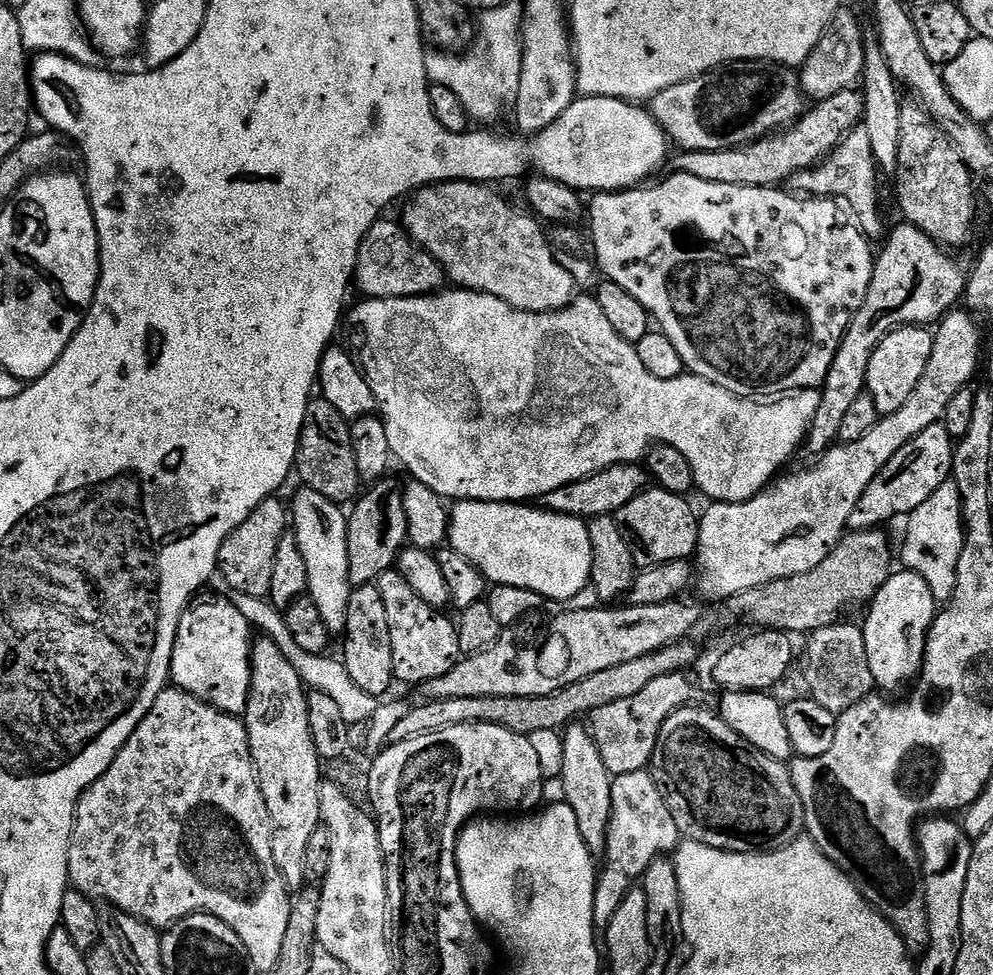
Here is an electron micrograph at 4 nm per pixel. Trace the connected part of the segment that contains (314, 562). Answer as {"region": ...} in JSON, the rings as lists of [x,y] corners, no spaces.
{"region":[[[301,487],[299,491],[300,493],[290,500],[290,528],[298,542],[298,550],[302,550],[302,558],[306,561],[307,595],[312,597],[314,606],[318,606],[318,611],[322,614],[322,622],[326,622],[326,626],[333,634],[340,634],[346,626],[346,606],[350,602],[350,594],[354,587],[350,582],[350,558],[346,550],[348,518],[341,505],[318,494],[318,490]]]}

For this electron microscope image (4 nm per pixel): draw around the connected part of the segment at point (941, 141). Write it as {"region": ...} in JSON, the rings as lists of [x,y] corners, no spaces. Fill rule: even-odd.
{"region":[[[919,102],[901,103],[902,119],[896,179],[896,200],[907,223],[922,230],[935,244],[956,250],[968,240],[976,220],[976,200],[972,197],[972,171],[966,166],[954,142]]]}

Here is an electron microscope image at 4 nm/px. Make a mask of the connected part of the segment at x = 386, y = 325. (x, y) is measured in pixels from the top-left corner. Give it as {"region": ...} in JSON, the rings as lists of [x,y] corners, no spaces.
{"region":[[[441,290],[432,293],[431,296],[411,296],[410,298],[382,298],[381,300],[361,299],[360,305],[352,312],[352,324],[356,328],[364,331],[364,345],[358,351],[358,363],[370,382],[370,390],[374,390],[374,398],[378,405],[379,415],[386,426],[386,438],[390,438],[390,450],[392,451],[395,463],[401,464],[409,473],[411,479],[422,482],[422,486],[430,486],[430,490],[434,490],[434,494],[443,496],[445,501],[459,502],[461,500],[498,500],[501,502],[536,502],[540,497],[550,494],[550,490],[558,490],[567,484],[577,484],[578,481],[584,480],[587,476],[592,476],[596,472],[606,470],[615,464],[635,464],[643,461],[648,455],[648,449],[658,444],[669,444],[678,450],[678,454],[686,457],[686,462],[690,462],[690,466],[694,470],[694,478],[696,479],[696,488],[704,491],[709,501],[719,502],[721,504],[741,504],[743,500],[753,500],[769,487],[777,479],[780,467],[795,454],[801,451],[802,445],[808,438],[808,427],[812,425],[814,414],[818,414],[818,406],[820,405],[821,393],[814,388],[803,388],[791,394],[781,395],[779,398],[772,398],[765,402],[760,398],[749,398],[747,396],[736,396],[730,390],[726,390],[722,386],[718,386],[709,380],[703,380],[701,376],[685,374],[678,378],[654,378],[654,374],[650,374],[650,370],[646,370],[646,366],[642,366],[636,353],[636,345],[626,342],[618,334],[618,330],[614,330],[614,326],[610,326],[610,322],[606,319],[606,313],[602,310],[602,306],[598,306],[595,295],[580,294],[571,304],[560,308],[556,312],[527,312],[526,310],[518,310],[514,306],[510,306],[506,302],[502,302],[502,298],[494,298],[485,292],[470,292],[467,290],[452,290],[456,292],[448,292],[449,290]]]}

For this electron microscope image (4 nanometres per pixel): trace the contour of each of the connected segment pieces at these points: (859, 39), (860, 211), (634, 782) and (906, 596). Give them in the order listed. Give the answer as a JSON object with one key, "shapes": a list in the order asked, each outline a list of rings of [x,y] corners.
{"shapes":[[[[841,7],[829,22],[828,29],[822,34],[818,46],[806,58],[800,72],[800,83],[804,85],[804,94],[809,101],[819,102],[826,98],[834,98],[834,94],[842,94],[842,90],[856,88],[864,75],[864,28],[860,20],[848,9]]],[[[861,126],[855,128],[821,164],[804,172],[797,172],[790,184],[797,193],[809,198],[839,198],[854,216],[856,211],[855,219],[861,232],[869,238],[875,238],[880,231],[885,231],[884,220],[880,217],[880,179],[882,173],[876,166],[874,150],[870,147],[870,134],[866,134]]],[[[651,771],[622,774],[612,781],[612,817],[608,827],[608,845],[602,857],[602,867],[594,890],[594,922],[597,929],[608,927],[614,910],[622,906],[622,898],[637,887],[650,862],[675,853],[682,837]]],[[[907,570],[893,571],[878,594],[867,605],[868,617],[862,621],[867,661],[877,689],[892,694],[895,688],[911,685],[920,675],[928,632],[938,611],[938,601],[930,586],[919,574]]]]}

